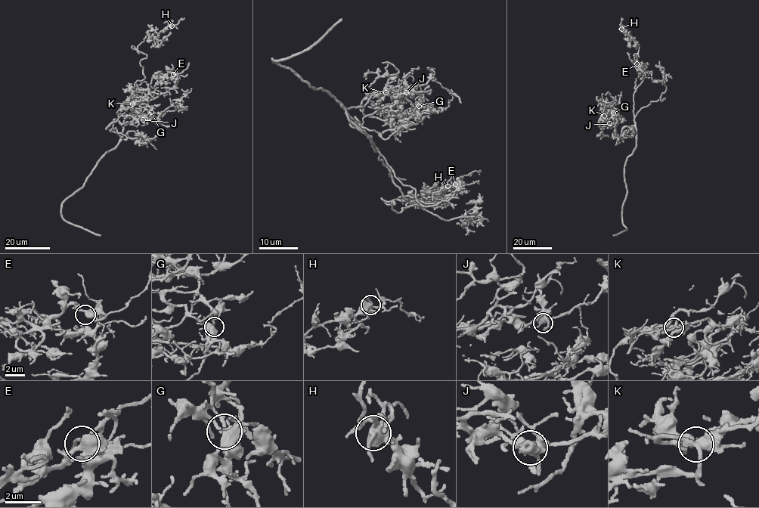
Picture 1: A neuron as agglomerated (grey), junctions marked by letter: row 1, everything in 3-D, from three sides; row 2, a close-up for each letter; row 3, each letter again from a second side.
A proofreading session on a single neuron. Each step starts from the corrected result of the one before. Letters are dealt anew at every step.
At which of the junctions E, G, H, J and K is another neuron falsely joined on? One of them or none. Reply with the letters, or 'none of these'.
none of these

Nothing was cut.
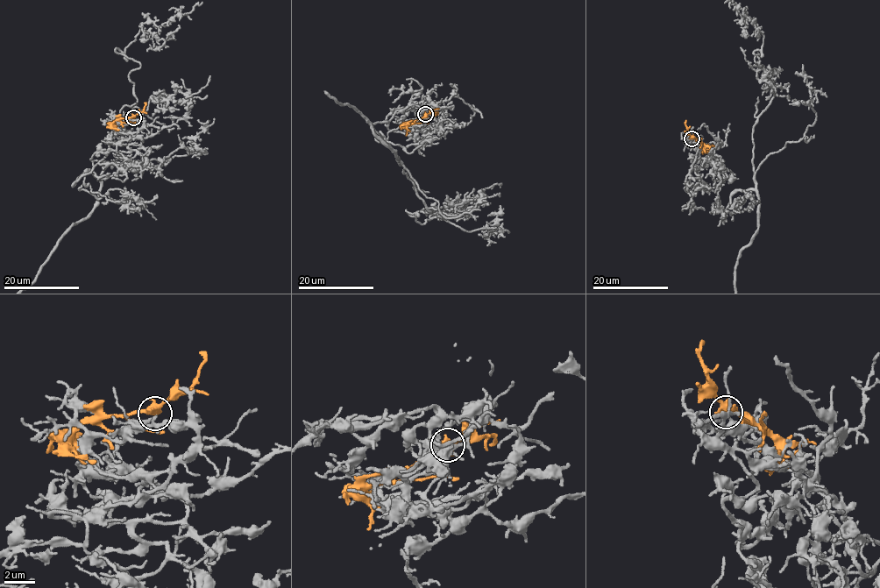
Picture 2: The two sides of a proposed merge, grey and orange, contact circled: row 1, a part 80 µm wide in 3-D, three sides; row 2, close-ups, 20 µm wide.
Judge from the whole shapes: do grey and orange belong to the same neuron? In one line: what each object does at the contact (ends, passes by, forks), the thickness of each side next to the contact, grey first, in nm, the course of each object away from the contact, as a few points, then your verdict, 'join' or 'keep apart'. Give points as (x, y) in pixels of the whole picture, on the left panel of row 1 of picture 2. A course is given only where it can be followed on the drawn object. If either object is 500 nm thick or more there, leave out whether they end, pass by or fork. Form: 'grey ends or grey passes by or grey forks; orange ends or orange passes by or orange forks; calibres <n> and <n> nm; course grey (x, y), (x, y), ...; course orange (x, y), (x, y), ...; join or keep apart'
grey ends; orange forks; calibres 200 and 380 nm; course grey (133, 118), (73, 186), (101, 179), (136, 103), (124, 58), (141, 24), (202, 2); course orange (133, 117), (115, 121), (113, 127), (118, 130); keep apart

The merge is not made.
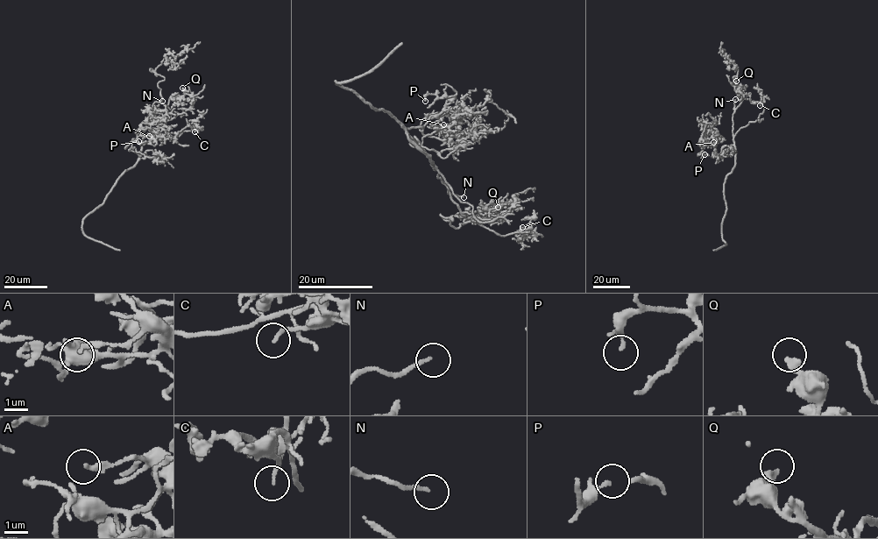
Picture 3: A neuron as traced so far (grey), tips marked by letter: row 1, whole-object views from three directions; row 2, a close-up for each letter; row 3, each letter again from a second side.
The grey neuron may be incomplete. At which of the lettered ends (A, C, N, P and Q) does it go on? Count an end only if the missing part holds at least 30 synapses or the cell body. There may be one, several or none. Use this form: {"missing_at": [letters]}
{"missing_at": ["N"]}

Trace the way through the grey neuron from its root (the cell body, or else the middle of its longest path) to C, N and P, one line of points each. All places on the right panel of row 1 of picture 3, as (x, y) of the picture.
C: (734, 145), (733, 137), (738, 131), (750, 122), (755, 122), (762, 113), (761, 101), (760, 105)
N: (734, 145), (732, 116), (735, 99)
P: (734, 145), (723, 147), (718, 159), (714, 147), (708, 144), (702, 150), (701, 156), (704, 154)

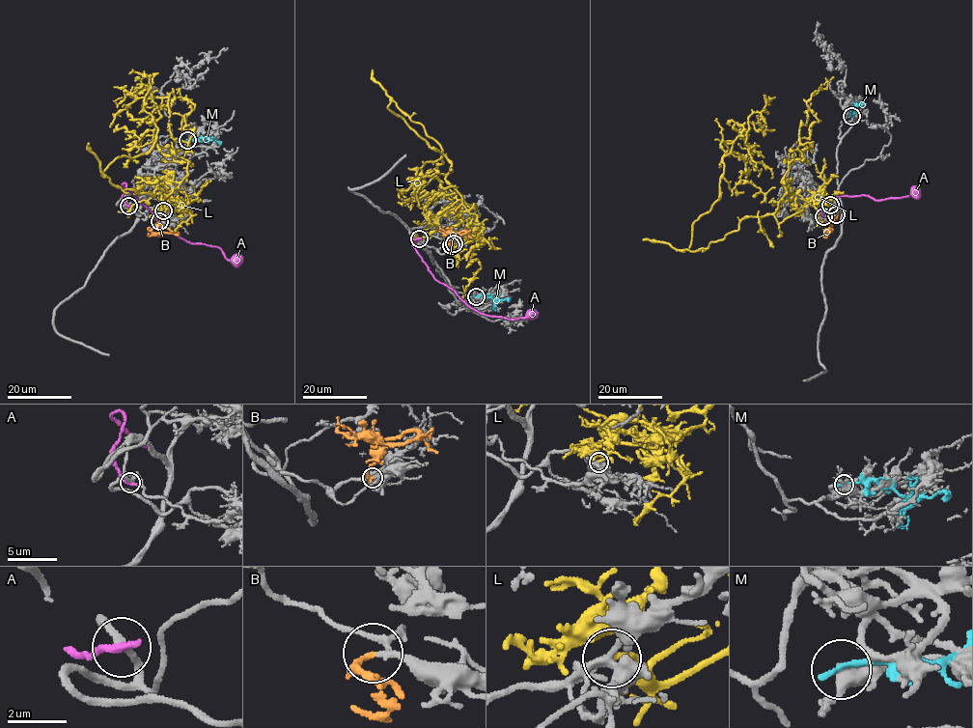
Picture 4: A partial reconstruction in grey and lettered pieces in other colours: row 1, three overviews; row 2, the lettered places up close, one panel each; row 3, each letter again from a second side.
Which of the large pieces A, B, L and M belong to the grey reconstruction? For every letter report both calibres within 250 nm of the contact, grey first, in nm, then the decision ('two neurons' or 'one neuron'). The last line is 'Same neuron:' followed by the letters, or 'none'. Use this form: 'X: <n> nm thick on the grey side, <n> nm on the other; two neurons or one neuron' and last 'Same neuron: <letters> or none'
A: 200 nm thick on the grey side, 320 nm on the other; two neurons
B: 170 nm thick on the grey side, 240 nm on the other; one neuron
L: 320 nm thick on the grey side, 140 nm on the other; two neurons
M: 440 nm thick on the grey side, 240 nm on the other; two neurons
Same neuron: B

